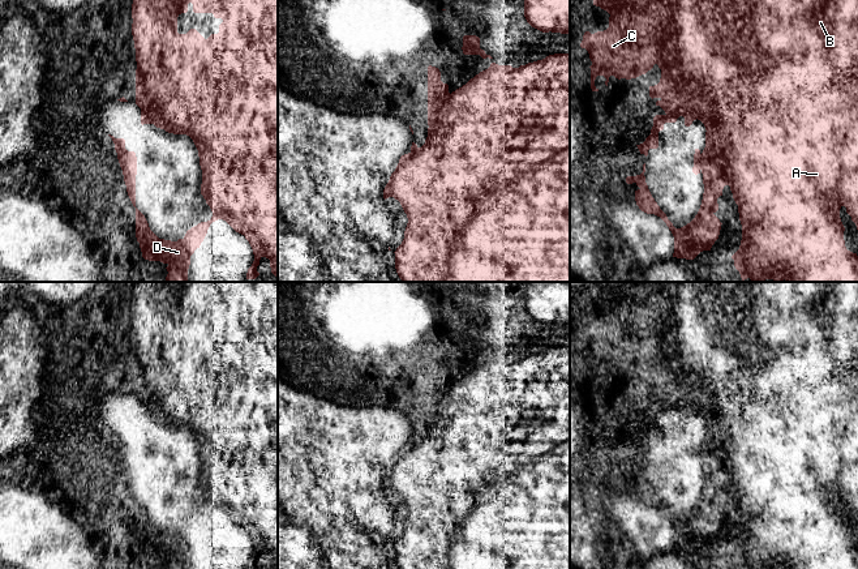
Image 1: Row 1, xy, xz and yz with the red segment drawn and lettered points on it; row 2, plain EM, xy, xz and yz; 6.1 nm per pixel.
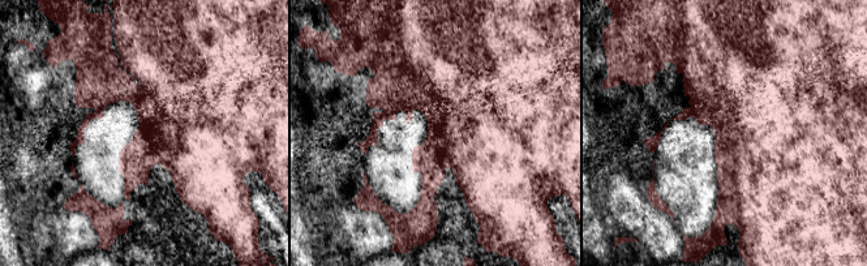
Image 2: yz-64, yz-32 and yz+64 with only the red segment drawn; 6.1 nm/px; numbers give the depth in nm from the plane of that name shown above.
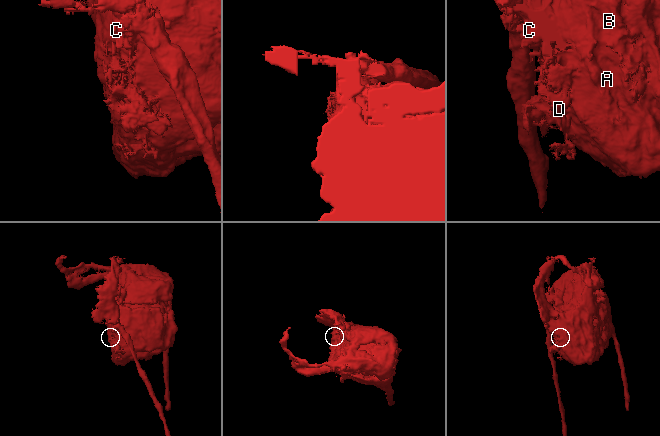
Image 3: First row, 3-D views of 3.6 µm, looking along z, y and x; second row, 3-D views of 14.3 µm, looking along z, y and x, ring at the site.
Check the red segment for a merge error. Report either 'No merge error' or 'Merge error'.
Merge error

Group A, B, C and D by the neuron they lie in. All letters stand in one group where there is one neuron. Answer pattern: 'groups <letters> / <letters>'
groups A B D / C

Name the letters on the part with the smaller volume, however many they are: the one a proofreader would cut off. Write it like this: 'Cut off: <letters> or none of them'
Cut off: C

